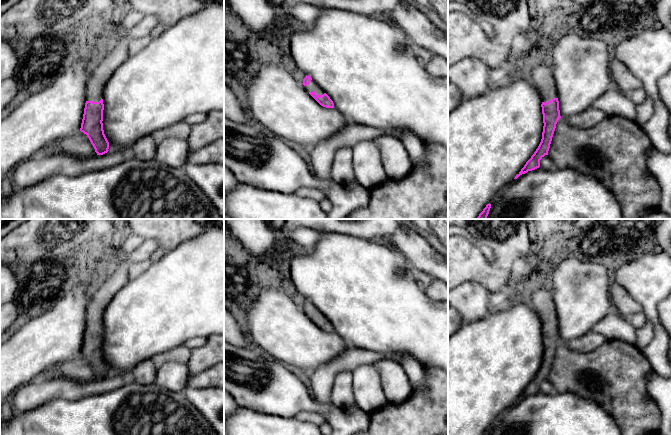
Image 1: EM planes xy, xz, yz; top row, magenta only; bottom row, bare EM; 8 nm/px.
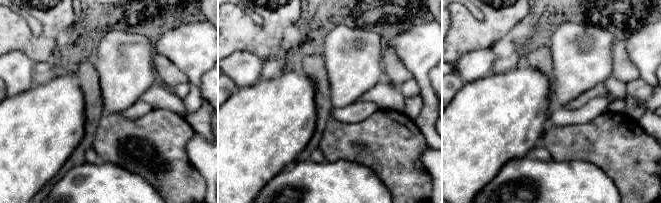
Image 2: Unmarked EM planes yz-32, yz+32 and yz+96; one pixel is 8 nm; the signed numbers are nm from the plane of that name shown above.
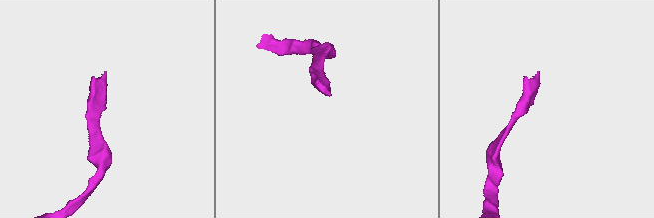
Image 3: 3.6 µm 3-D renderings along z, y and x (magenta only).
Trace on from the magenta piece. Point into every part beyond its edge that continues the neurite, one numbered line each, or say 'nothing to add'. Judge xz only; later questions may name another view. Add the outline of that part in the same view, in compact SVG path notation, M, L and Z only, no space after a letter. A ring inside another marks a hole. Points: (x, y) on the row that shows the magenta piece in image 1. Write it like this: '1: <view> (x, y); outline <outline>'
1: xz (312, 86); outline M311 80L309 85L304 86L306 91L313 92L315 91L317 95L323 95L325 92L314 82L314 80Z

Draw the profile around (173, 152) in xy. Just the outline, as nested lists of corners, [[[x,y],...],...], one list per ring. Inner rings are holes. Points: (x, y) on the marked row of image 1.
[[[166,138],[156,149],[155,160],[159,163],[174,167],[183,168],[189,156],[189,144],[187,139]]]

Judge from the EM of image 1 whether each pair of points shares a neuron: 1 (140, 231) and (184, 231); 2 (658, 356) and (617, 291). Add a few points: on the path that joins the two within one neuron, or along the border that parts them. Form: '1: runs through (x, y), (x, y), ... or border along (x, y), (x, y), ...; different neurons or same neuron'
1: runs through (151, 231), (173, 231); same neuron
2: border along (627, 290), (642, 309); different neurons

